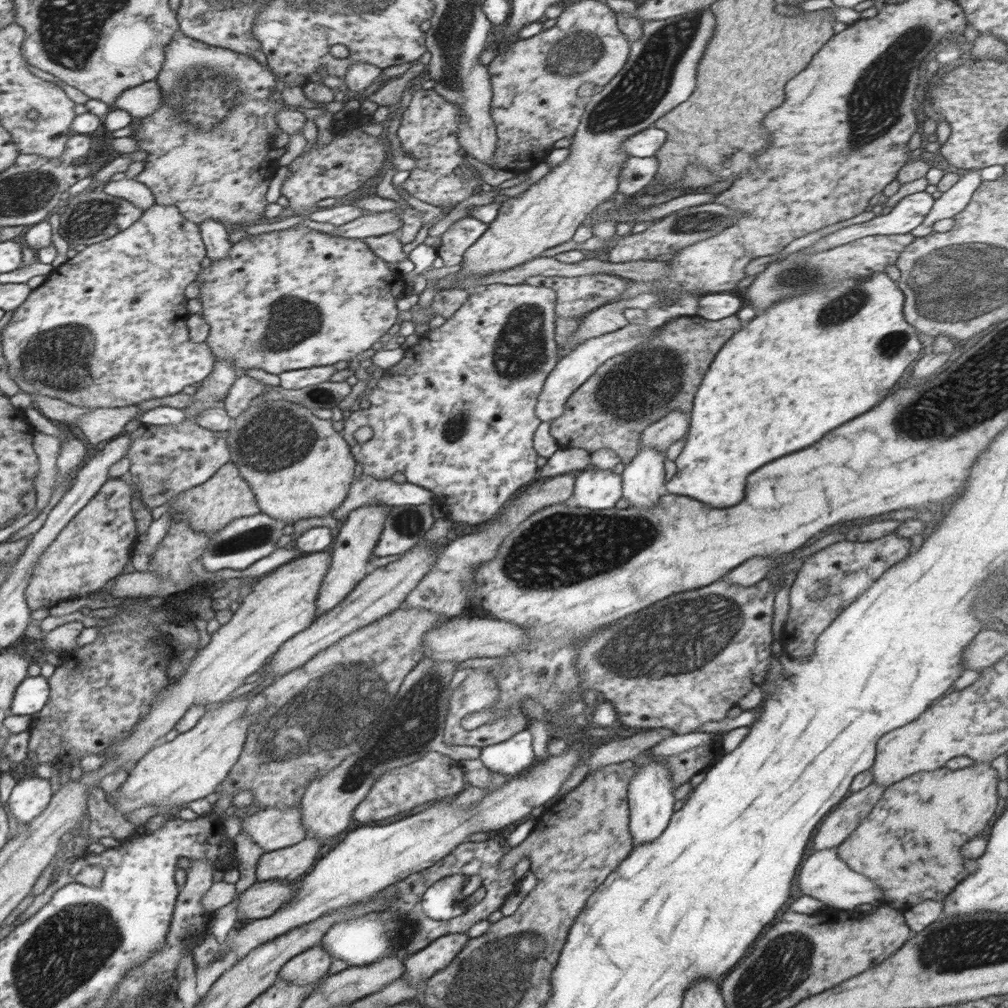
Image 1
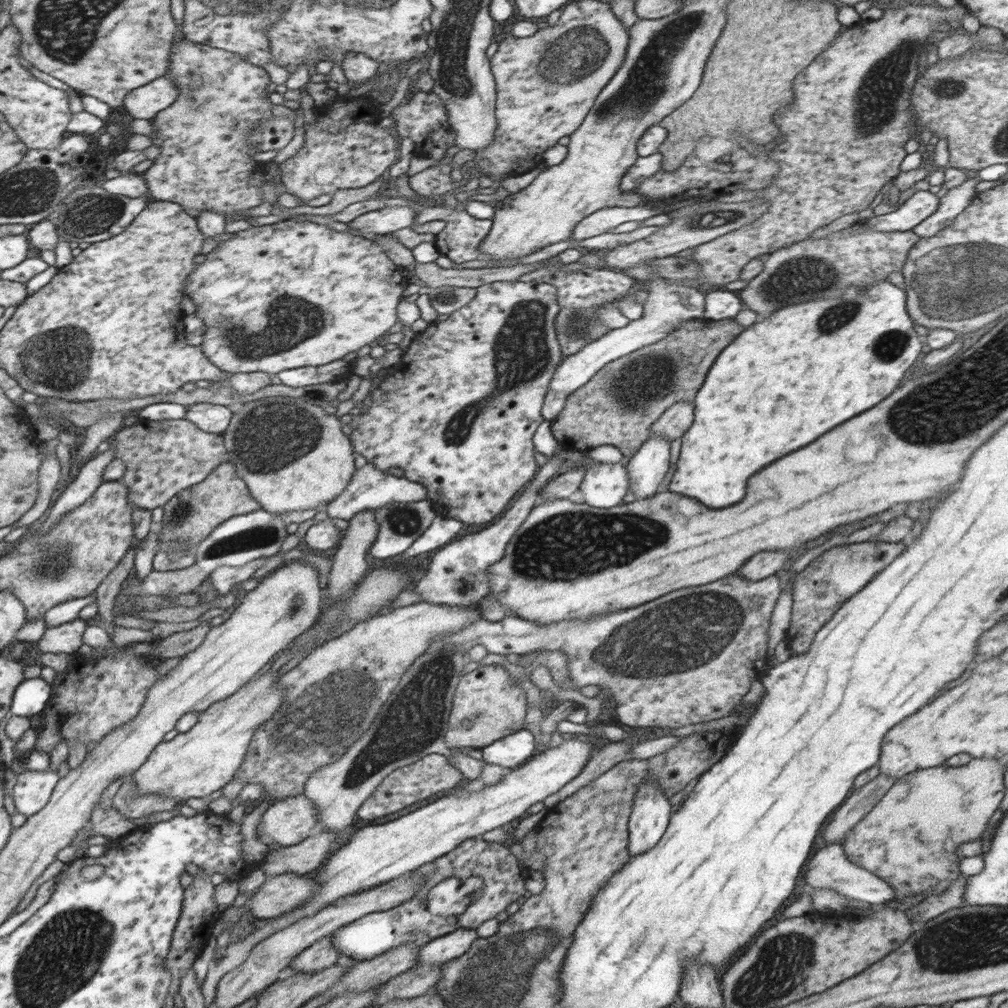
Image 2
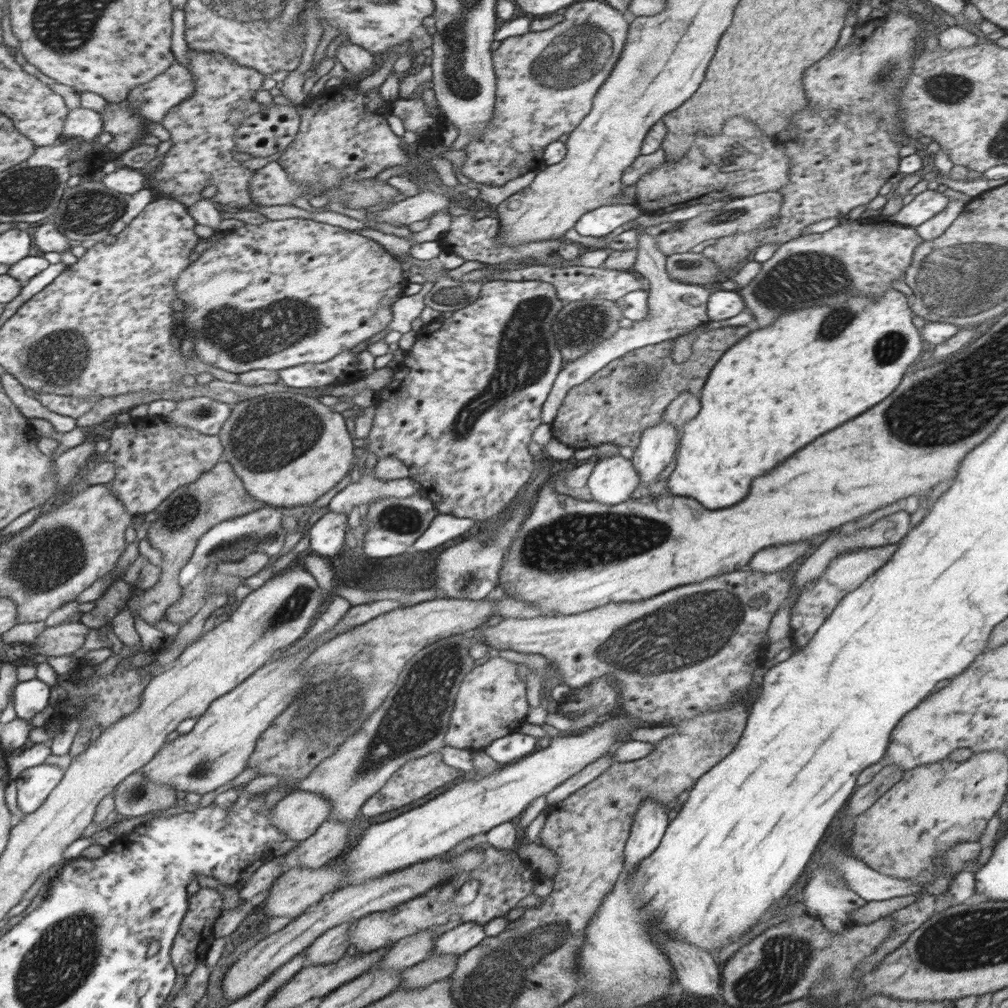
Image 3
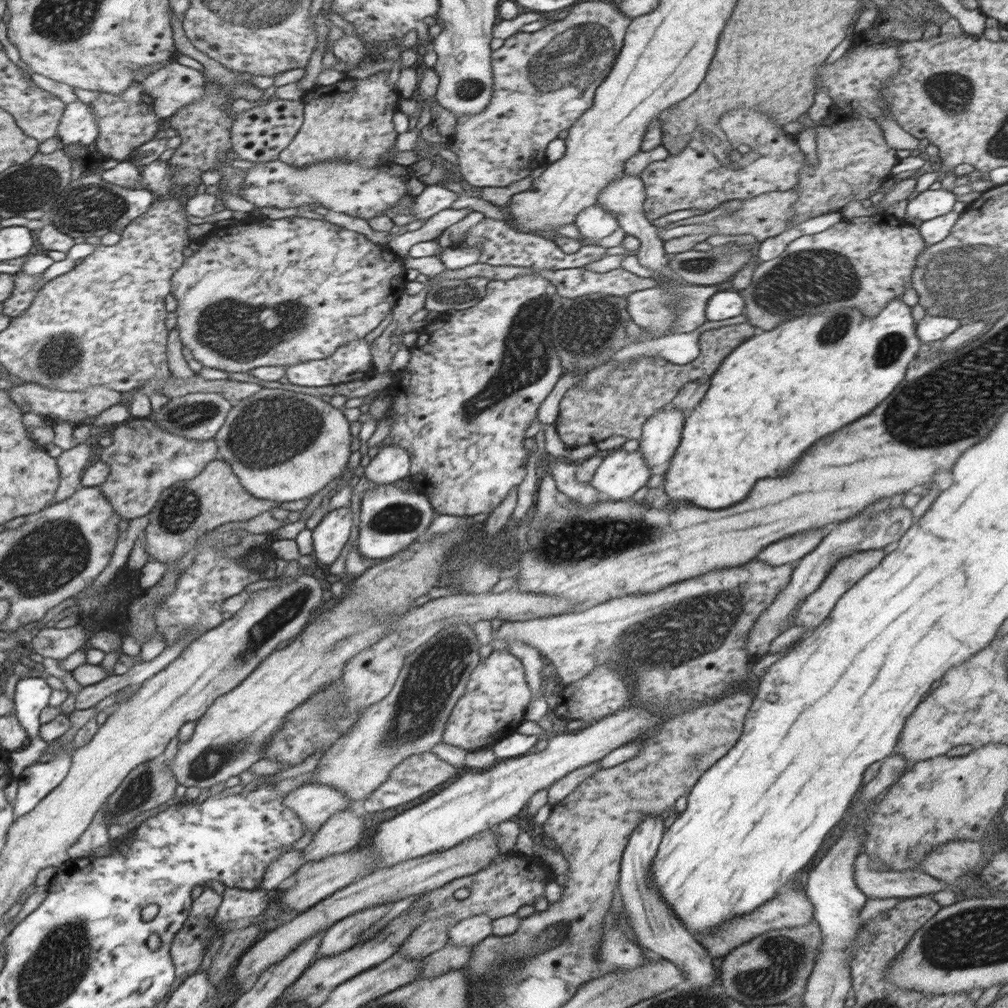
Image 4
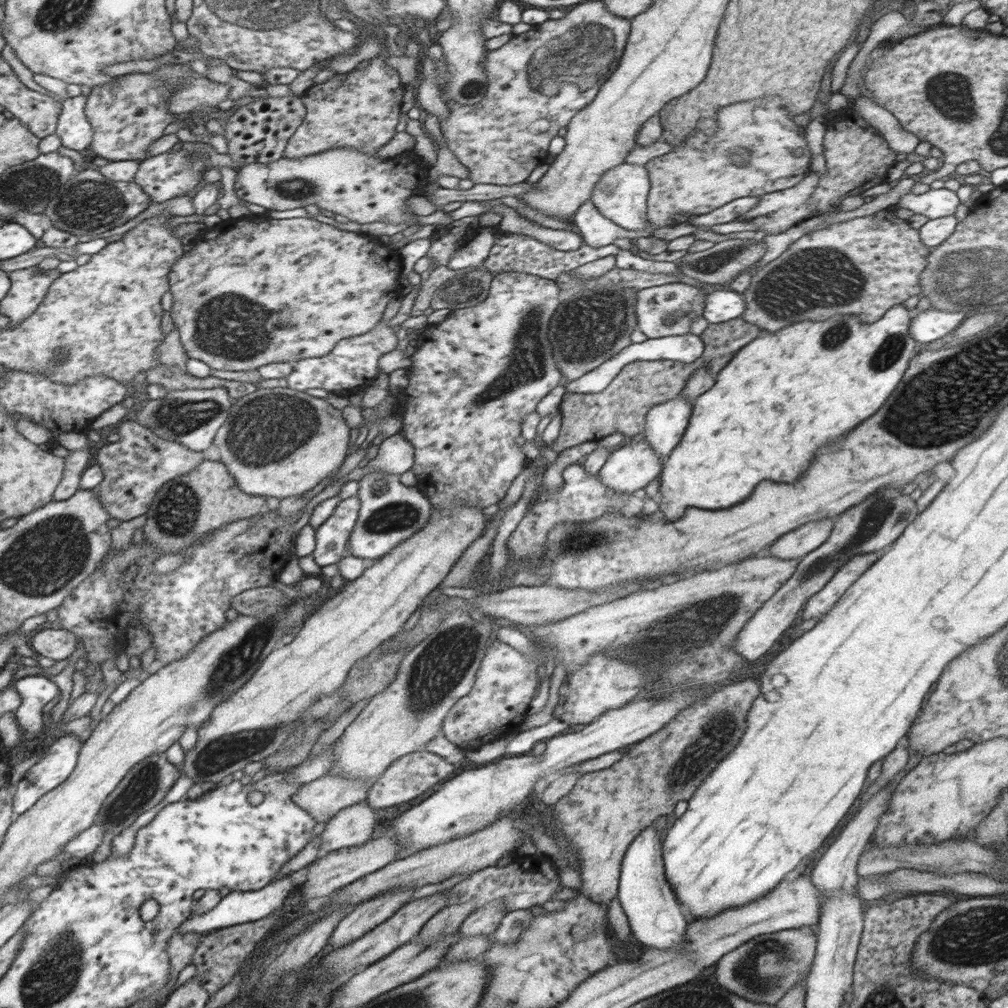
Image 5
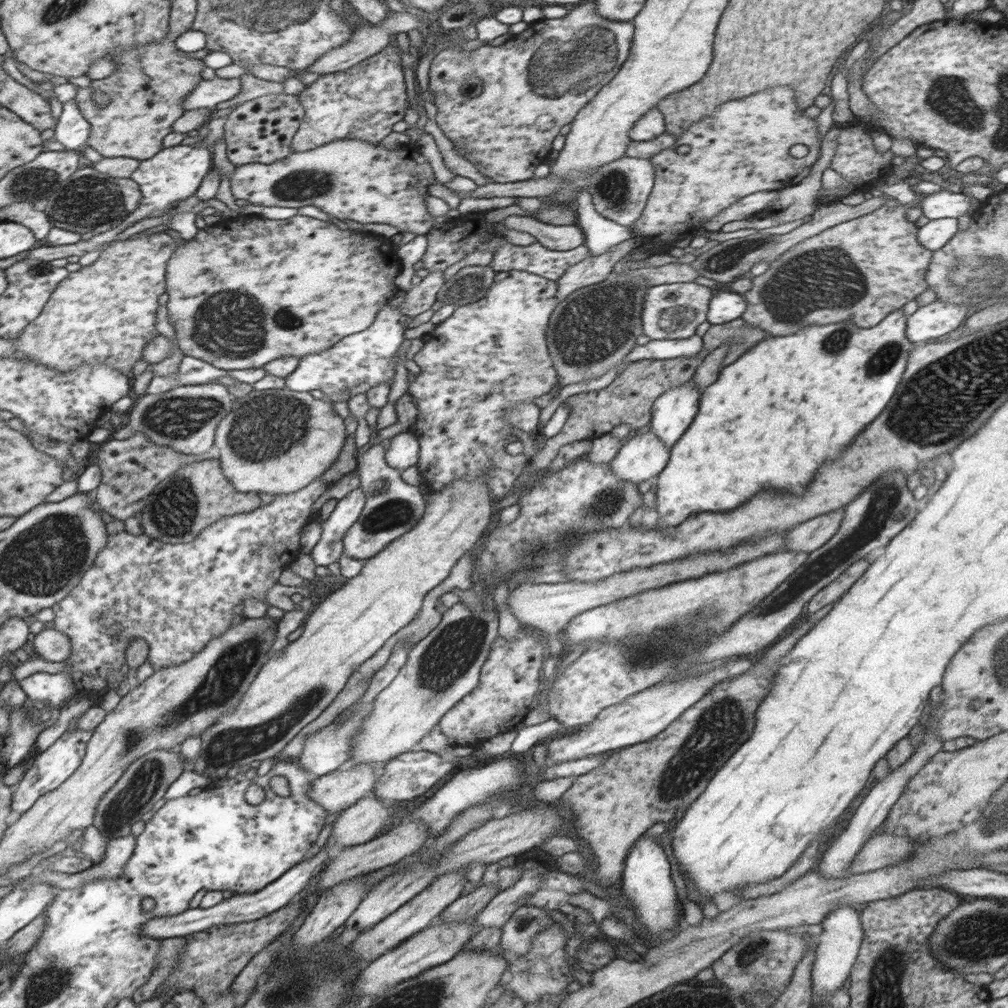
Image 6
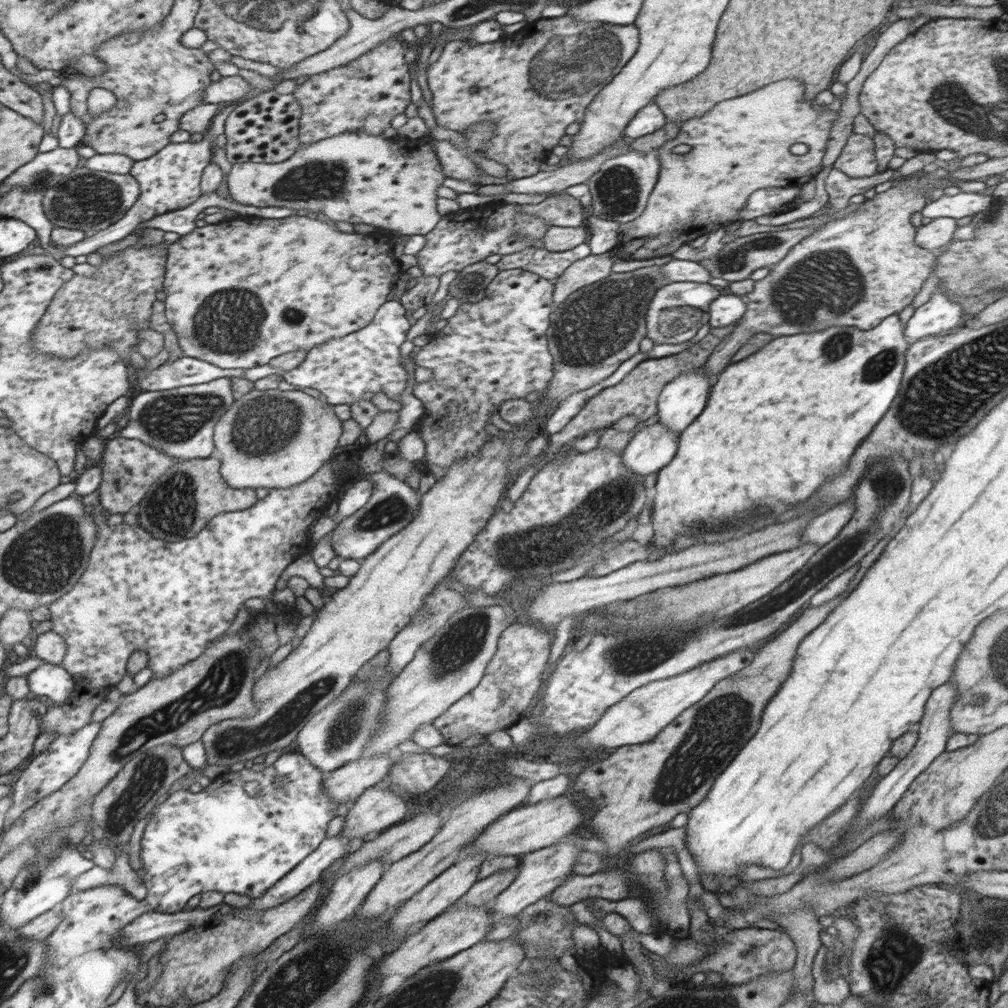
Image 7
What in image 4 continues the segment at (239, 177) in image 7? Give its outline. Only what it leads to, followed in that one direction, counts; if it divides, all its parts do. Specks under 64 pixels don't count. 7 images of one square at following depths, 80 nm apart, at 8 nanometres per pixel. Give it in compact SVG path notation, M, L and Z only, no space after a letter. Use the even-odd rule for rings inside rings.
M280 158L264 163L258 163L246 170L244 187L240 190L240 197L256 207L262 208L292 208L320 203L328 210L344 212L356 218L376 218L390 211L390 206L409 196L404 179L410 178L408 172L405 175L382 172L379 166L368 168L359 162L349 160L321 160L316 164L296 168L290 164L284 164Z

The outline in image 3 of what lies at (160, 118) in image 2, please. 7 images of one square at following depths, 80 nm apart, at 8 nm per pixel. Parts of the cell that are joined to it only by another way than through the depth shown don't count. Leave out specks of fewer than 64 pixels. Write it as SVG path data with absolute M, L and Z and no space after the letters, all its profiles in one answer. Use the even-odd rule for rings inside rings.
M190 49L188 60L190 62L185 68L192 73L195 94L166 113L160 121L170 132L172 146L164 154L161 163L149 173L147 184L185 207L202 200L202 191L208 186L216 186L216 194L211 198L214 204L232 208L248 206L252 203L249 184L255 171L234 160L238 147L235 146L233 135L243 120L265 110L265 105L254 100L254 94L262 89L266 76L220 54Z

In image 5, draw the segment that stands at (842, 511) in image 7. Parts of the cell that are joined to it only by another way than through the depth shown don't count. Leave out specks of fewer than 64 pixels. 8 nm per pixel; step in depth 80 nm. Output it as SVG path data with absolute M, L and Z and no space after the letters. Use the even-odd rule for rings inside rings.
M824 518L824 520L816 520L816 522L810 522L810 524L796 528L770 546L770 556L782 560L803 557L828 540L836 521L837 518Z

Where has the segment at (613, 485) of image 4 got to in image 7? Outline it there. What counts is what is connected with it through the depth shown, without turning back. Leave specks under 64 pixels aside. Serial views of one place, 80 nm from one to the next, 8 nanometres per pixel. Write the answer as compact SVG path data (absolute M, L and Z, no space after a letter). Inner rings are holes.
M662 423L636 432L622 451L622 465L632 473L646 477L658 473L676 455L680 435L668 431Z

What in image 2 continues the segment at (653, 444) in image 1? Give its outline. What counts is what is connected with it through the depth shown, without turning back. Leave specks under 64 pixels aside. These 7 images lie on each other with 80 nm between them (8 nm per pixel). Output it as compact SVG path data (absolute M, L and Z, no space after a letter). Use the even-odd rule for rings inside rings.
M677 398L676 402L670 403L669 408L652 424L650 434L664 435L668 441L681 438L694 421L694 402Z

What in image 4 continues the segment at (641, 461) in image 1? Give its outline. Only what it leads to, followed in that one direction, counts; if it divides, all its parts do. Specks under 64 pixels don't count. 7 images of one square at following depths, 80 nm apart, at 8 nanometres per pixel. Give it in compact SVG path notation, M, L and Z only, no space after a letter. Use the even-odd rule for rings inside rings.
M672 404L646 420L639 439L639 451L650 469L670 462L674 457L681 442L684 424L684 415L676 411Z

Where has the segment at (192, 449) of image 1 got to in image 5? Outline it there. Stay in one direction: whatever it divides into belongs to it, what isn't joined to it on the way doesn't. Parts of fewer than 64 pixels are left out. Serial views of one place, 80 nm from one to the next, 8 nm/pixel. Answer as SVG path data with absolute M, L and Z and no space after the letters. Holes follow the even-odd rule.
M124 422L118 428L120 440L107 443L96 454L96 462L103 472L103 480L96 490L112 518L130 520L146 514L155 495L165 486L186 475L204 461L203 451L195 451L156 436L150 428L138 422Z

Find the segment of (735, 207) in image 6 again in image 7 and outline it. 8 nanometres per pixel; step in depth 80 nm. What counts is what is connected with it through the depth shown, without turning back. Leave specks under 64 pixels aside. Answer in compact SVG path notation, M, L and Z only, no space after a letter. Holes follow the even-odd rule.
M802 187L761 188L748 198L739 213L739 220L752 220L759 216L774 215L791 207L792 203L801 196Z

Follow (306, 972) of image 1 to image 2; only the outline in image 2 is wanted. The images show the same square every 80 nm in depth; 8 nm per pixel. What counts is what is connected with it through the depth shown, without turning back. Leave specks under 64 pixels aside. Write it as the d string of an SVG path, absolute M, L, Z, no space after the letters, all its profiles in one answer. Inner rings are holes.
M328 935L292 959L289 966L295 970L295 973L320 972L334 965L339 955L340 953L332 945L332 935Z

